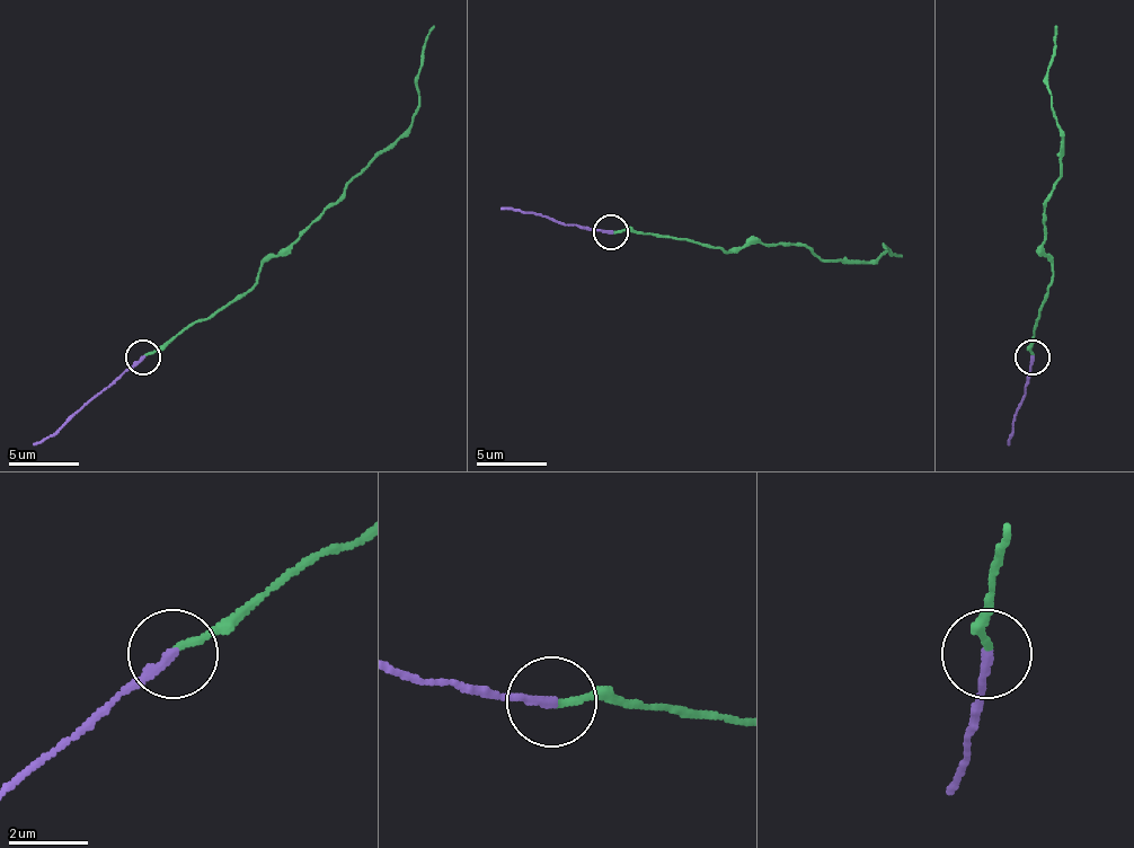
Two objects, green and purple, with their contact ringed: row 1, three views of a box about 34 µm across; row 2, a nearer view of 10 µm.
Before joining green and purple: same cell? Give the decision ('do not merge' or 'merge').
merge

